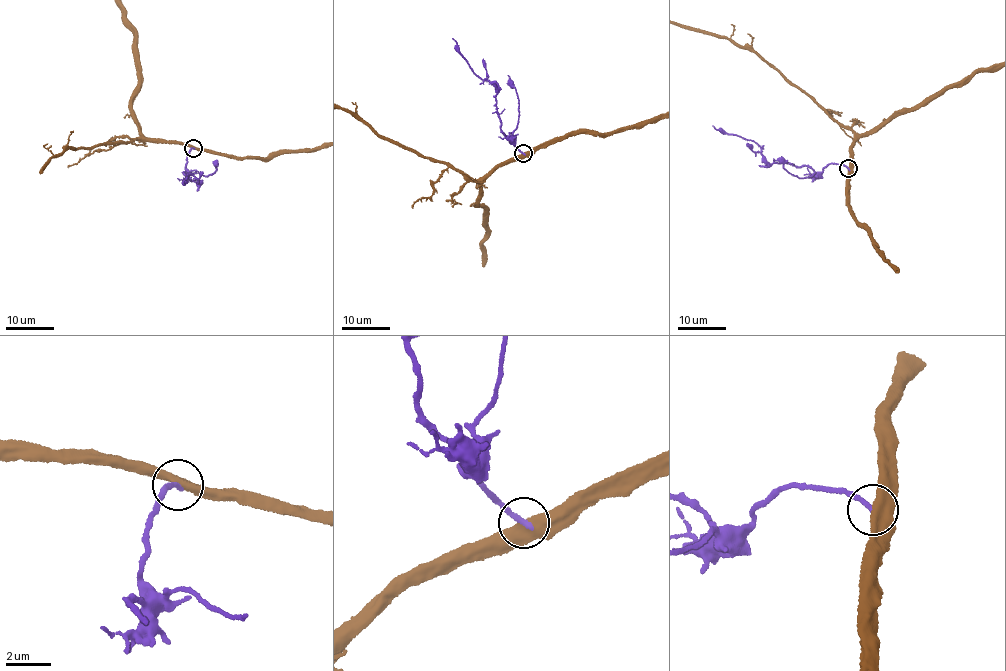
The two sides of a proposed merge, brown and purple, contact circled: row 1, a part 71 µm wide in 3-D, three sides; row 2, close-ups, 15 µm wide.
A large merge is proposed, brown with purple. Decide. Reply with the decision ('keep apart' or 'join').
keep apart

